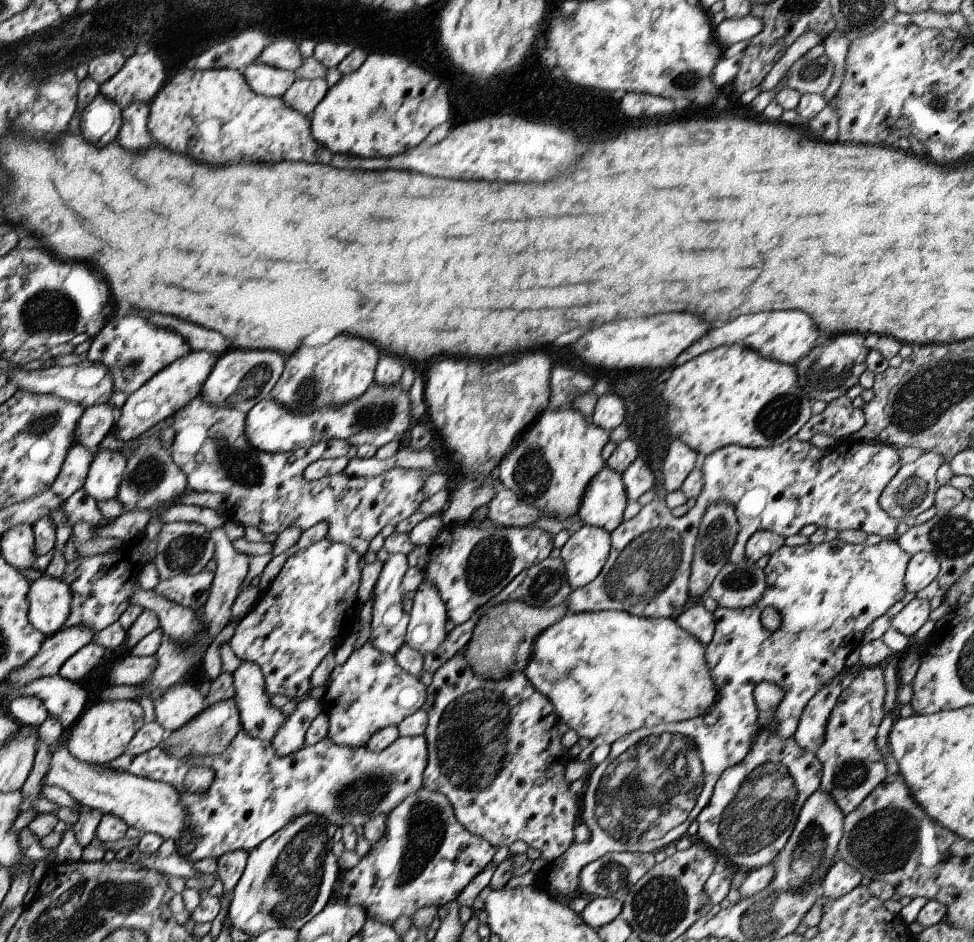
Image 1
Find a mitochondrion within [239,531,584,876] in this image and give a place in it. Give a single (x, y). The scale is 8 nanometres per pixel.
(453, 732)

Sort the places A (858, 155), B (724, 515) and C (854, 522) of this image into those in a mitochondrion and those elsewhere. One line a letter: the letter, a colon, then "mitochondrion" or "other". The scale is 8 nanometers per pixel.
A: other
B: mitochondrion
C: other

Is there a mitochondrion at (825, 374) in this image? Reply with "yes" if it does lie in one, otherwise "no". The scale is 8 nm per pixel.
yes

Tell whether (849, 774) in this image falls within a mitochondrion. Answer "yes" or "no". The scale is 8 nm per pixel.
yes

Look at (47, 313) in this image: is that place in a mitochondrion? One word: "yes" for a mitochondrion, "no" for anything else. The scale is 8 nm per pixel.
yes

